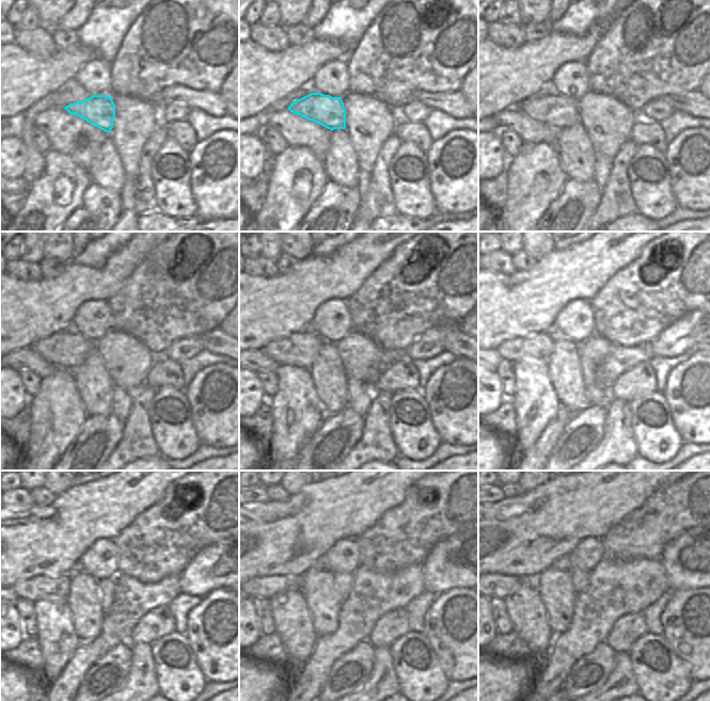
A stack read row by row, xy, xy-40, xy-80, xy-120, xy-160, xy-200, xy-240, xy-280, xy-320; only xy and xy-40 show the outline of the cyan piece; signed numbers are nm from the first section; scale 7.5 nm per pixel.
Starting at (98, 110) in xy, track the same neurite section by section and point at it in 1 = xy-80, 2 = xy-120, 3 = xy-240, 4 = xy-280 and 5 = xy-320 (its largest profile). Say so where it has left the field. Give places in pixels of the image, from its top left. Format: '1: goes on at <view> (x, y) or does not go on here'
1: goes on at xy-80 (548, 107)
2: goes on at xy-120 (67, 349)
3: goes on at xy-240 (40, 588)
4: goes on at xy-280 (264, 587)
5: goes on at xy-320 (501, 586)

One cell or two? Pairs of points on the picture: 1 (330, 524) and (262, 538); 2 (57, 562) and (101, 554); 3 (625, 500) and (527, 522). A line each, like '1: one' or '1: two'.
1: one
2: two
3: one

